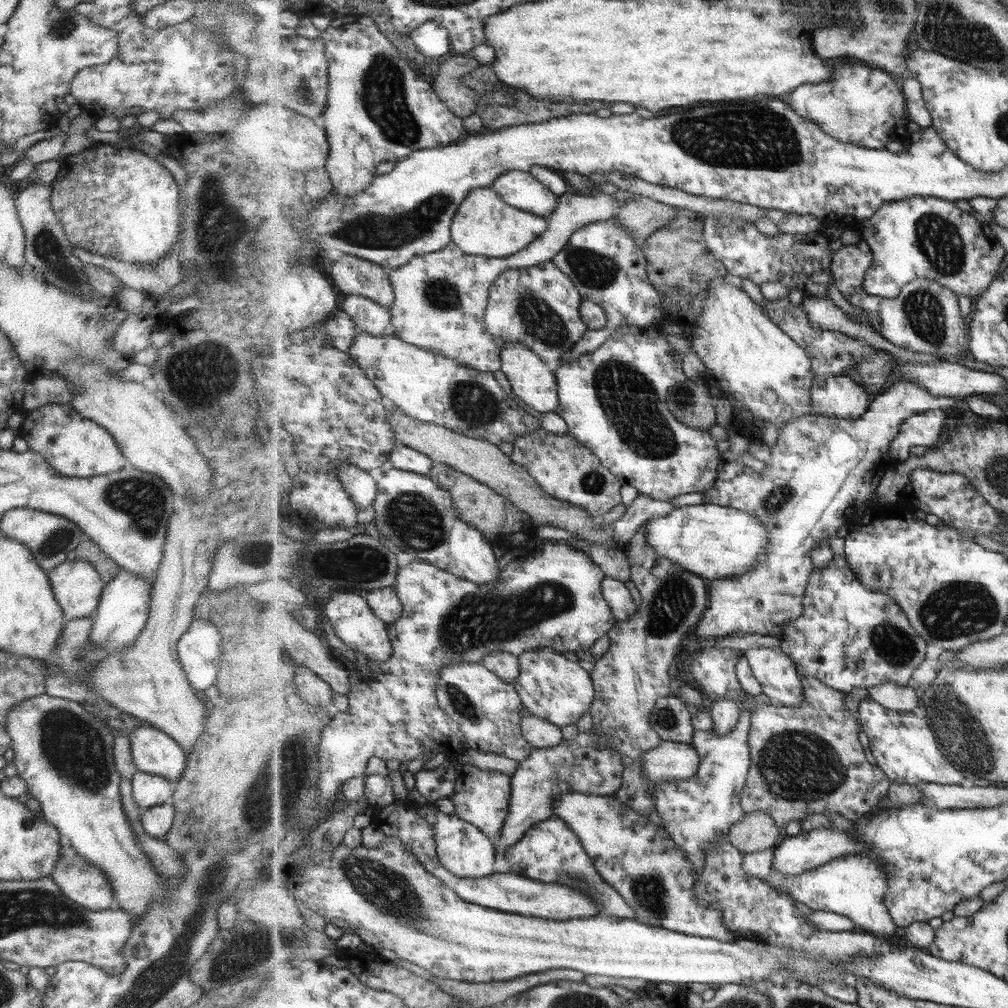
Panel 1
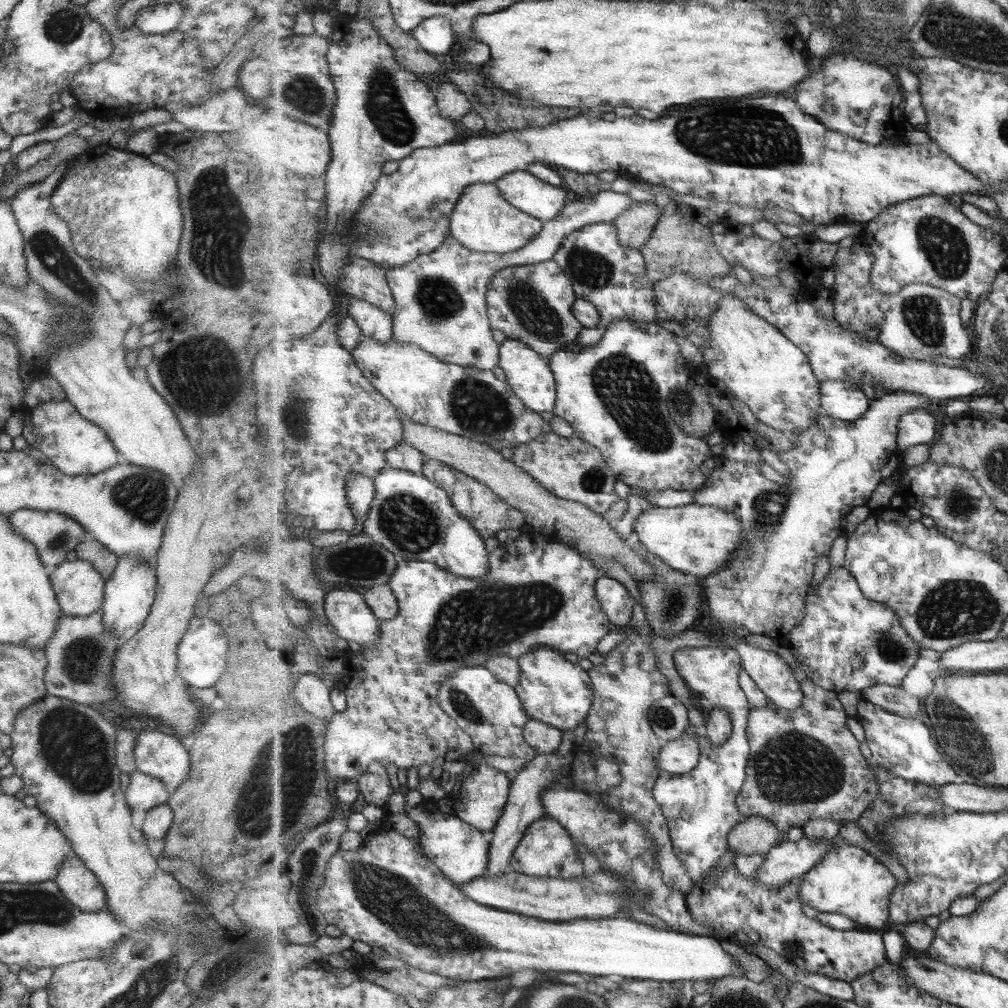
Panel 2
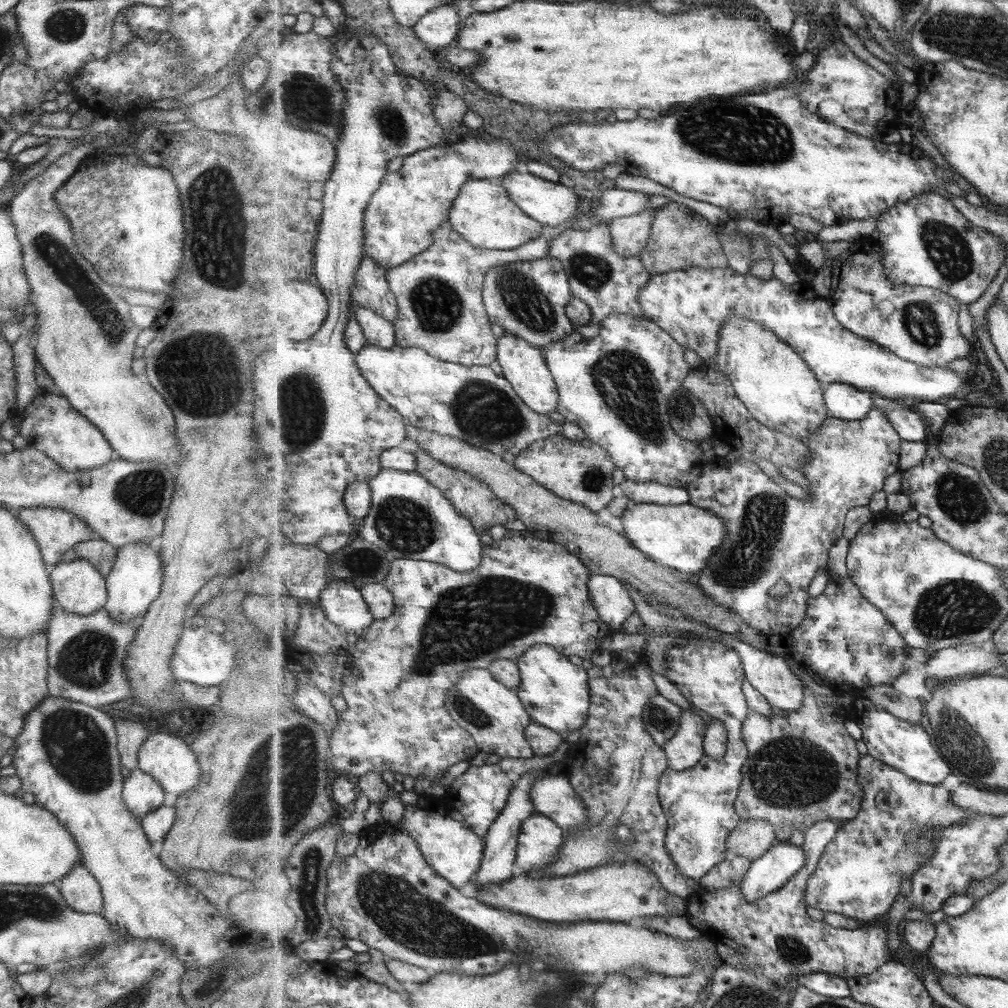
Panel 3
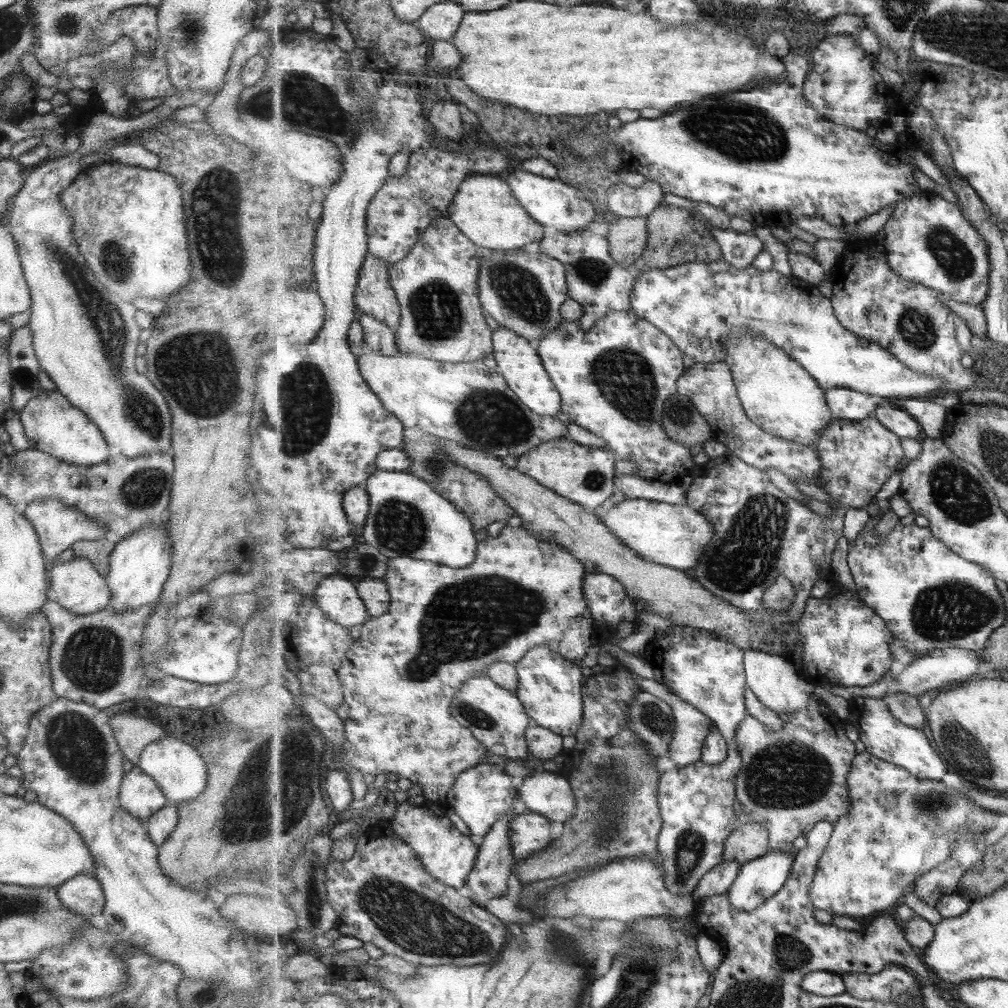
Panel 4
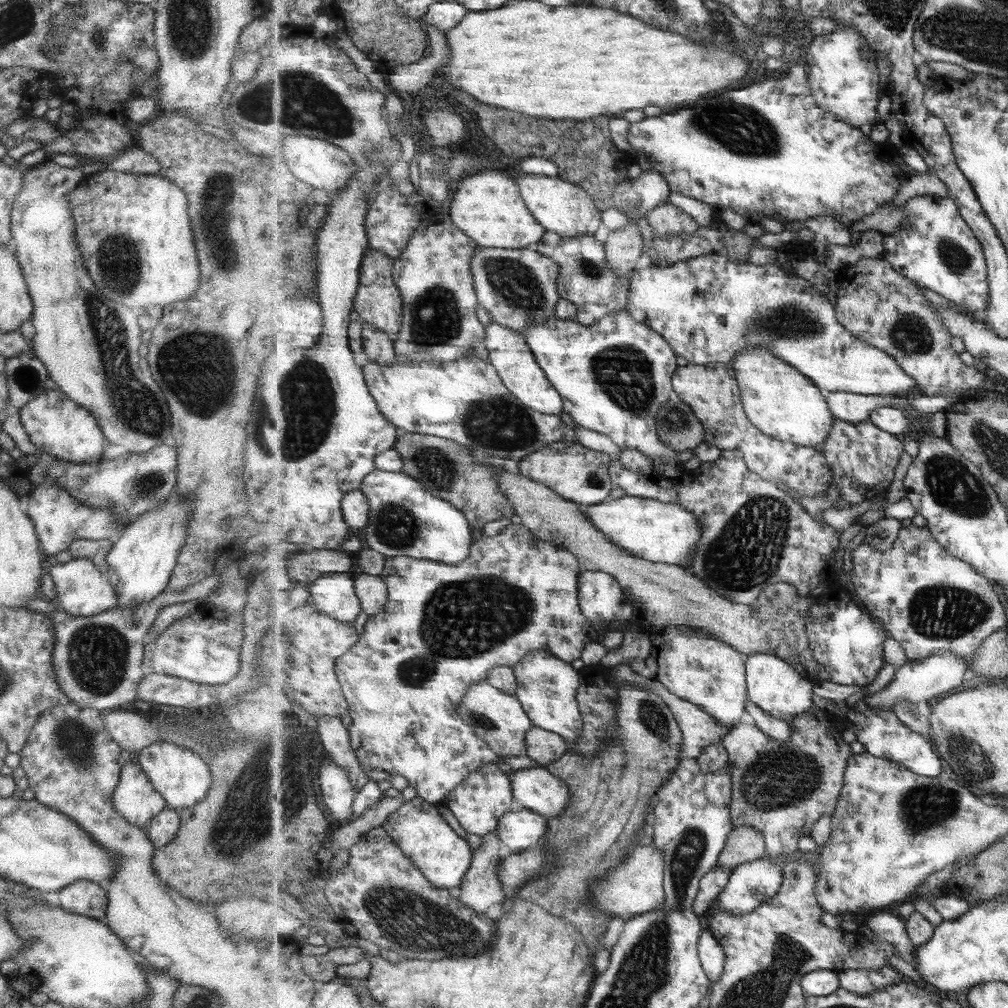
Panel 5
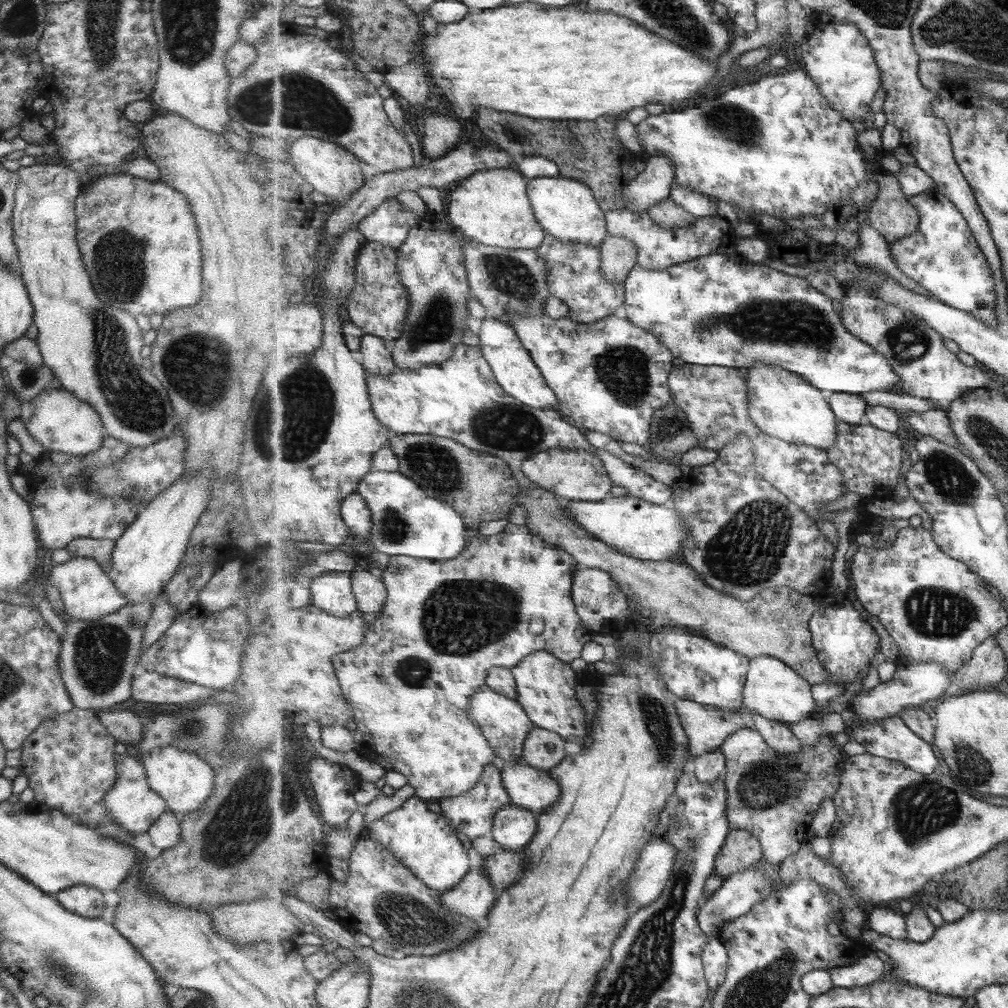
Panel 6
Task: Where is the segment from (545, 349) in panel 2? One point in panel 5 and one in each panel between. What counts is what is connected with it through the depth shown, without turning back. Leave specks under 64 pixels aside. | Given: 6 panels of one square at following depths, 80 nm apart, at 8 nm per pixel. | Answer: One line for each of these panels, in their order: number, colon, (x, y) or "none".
3: (529, 299)
4: (523, 291)
5: (518, 287)

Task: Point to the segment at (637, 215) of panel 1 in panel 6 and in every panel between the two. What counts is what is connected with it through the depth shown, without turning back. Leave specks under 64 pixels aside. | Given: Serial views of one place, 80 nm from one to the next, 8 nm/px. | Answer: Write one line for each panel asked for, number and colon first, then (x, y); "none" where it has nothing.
2: (636, 226)
3: (630, 235)
4: (628, 237)
5: (624, 247)
6: (619, 255)

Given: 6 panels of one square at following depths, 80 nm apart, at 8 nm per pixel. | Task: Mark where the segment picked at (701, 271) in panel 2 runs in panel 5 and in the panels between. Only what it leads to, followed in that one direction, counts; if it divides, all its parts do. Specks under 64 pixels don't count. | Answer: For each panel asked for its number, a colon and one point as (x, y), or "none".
3: (680, 239)
4: (668, 226)
5: (667, 219)

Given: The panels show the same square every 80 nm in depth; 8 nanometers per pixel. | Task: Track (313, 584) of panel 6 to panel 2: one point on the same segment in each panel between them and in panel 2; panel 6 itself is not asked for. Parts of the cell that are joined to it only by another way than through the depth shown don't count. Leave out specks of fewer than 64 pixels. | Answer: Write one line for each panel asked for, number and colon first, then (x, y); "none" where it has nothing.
2: (348, 611)
3: (344, 603)
4: (338, 596)
5: (335, 594)

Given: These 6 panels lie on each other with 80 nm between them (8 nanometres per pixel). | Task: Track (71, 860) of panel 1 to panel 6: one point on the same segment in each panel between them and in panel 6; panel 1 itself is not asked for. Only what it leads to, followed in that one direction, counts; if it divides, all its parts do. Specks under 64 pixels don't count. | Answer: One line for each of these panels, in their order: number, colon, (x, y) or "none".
2: (78, 885)
3: (81, 892)
4: (81, 895)
5: (84, 898)
6: (83, 900)

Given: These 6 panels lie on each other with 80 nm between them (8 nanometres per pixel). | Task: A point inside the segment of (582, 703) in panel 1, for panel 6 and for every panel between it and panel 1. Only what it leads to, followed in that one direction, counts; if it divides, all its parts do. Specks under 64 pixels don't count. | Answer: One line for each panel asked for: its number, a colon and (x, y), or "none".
2: (555, 690)
3: (555, 690)
4: (551, 686)
5: (548, 686)
6: (546, 685)

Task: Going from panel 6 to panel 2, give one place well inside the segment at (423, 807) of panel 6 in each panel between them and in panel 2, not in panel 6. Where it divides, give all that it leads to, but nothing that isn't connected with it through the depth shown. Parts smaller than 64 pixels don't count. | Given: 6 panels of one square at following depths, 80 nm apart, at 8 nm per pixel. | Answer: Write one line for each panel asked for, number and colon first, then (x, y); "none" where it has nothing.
2: (462, 852)
3: (452, 849)
4: (449, 855)
5: (425, 832)

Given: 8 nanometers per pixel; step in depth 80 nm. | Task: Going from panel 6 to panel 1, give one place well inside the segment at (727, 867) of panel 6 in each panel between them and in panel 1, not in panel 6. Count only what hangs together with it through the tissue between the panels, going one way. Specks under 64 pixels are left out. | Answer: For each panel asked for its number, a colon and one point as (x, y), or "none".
1: (757, 832)
2: (756, 836)
3: (754, 839)
4: (751, 841)
5: (745, 844)

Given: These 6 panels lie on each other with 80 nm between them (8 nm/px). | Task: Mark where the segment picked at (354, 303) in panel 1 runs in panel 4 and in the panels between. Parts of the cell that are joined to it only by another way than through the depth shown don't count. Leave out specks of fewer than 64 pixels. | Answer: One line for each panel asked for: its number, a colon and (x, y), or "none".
2: (375, 323)
3: (379, 332)
4: (380, 338)

